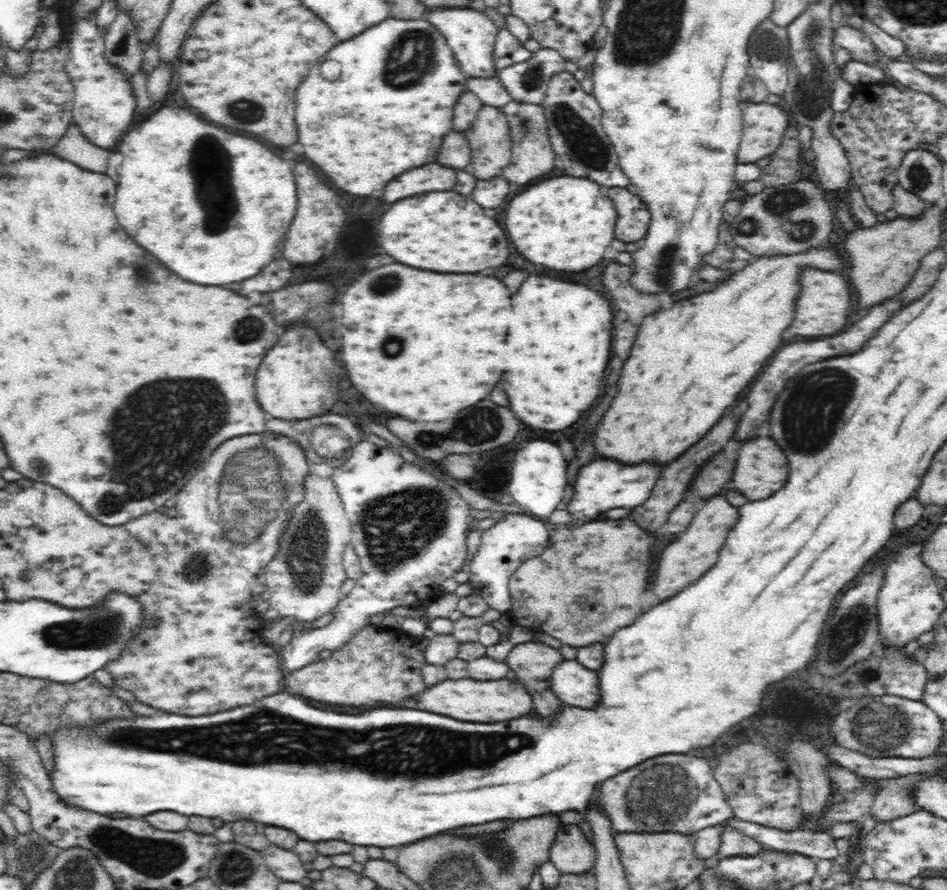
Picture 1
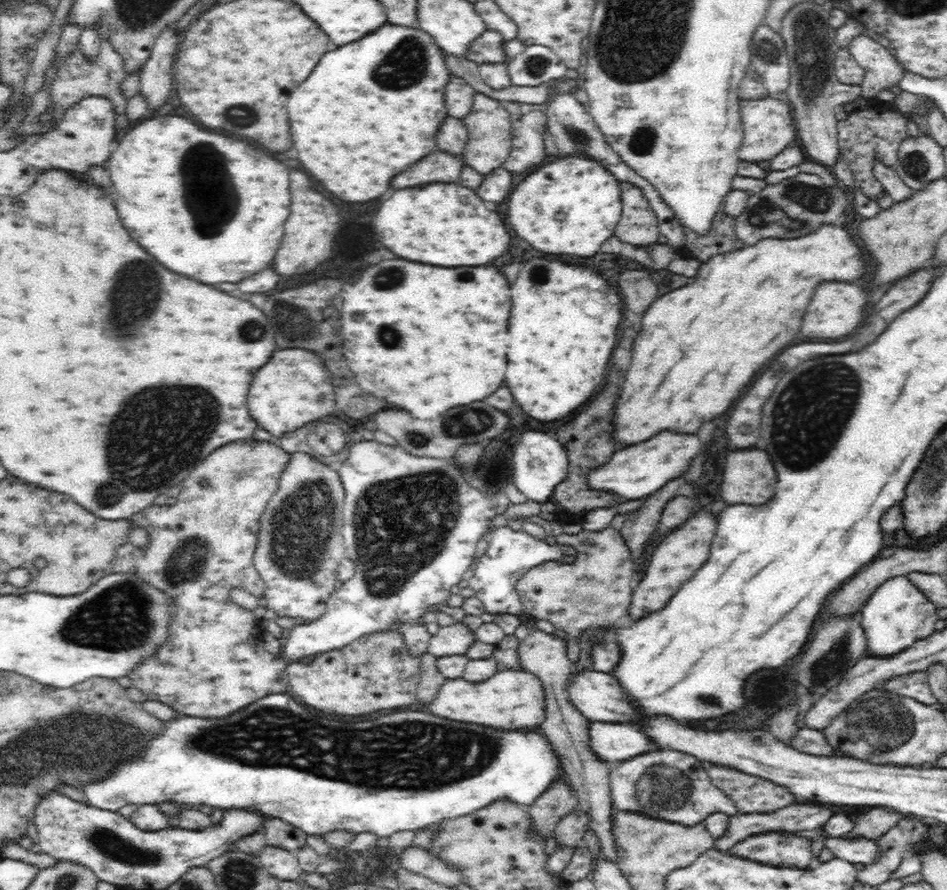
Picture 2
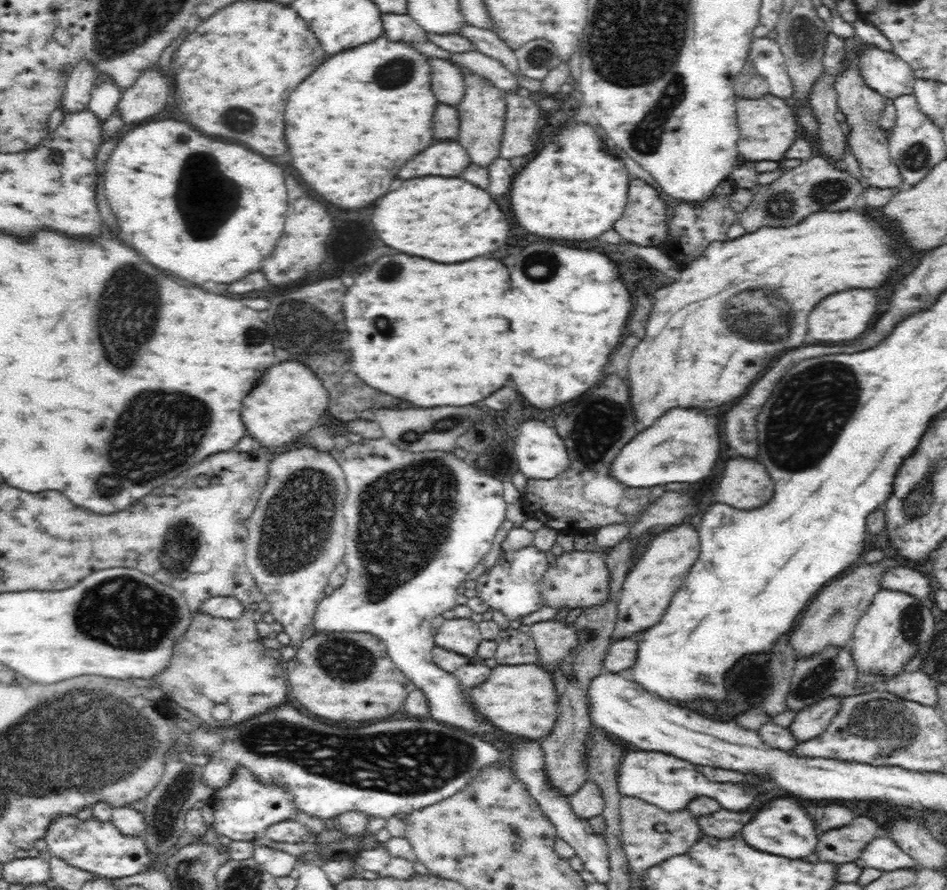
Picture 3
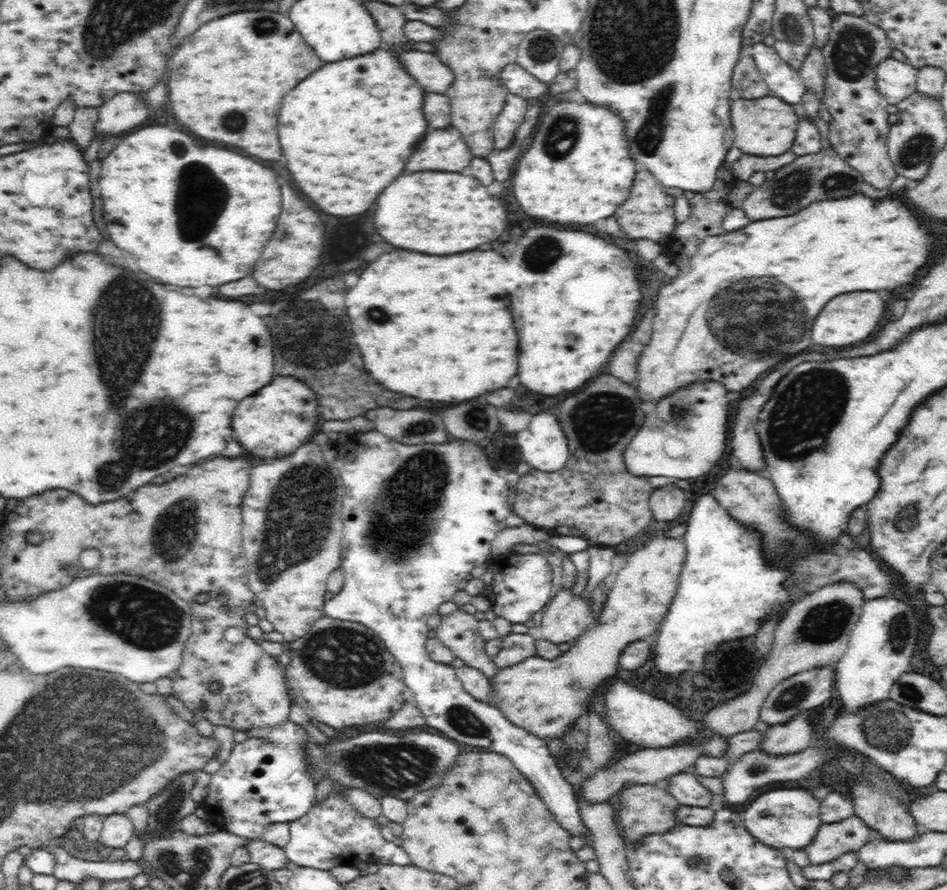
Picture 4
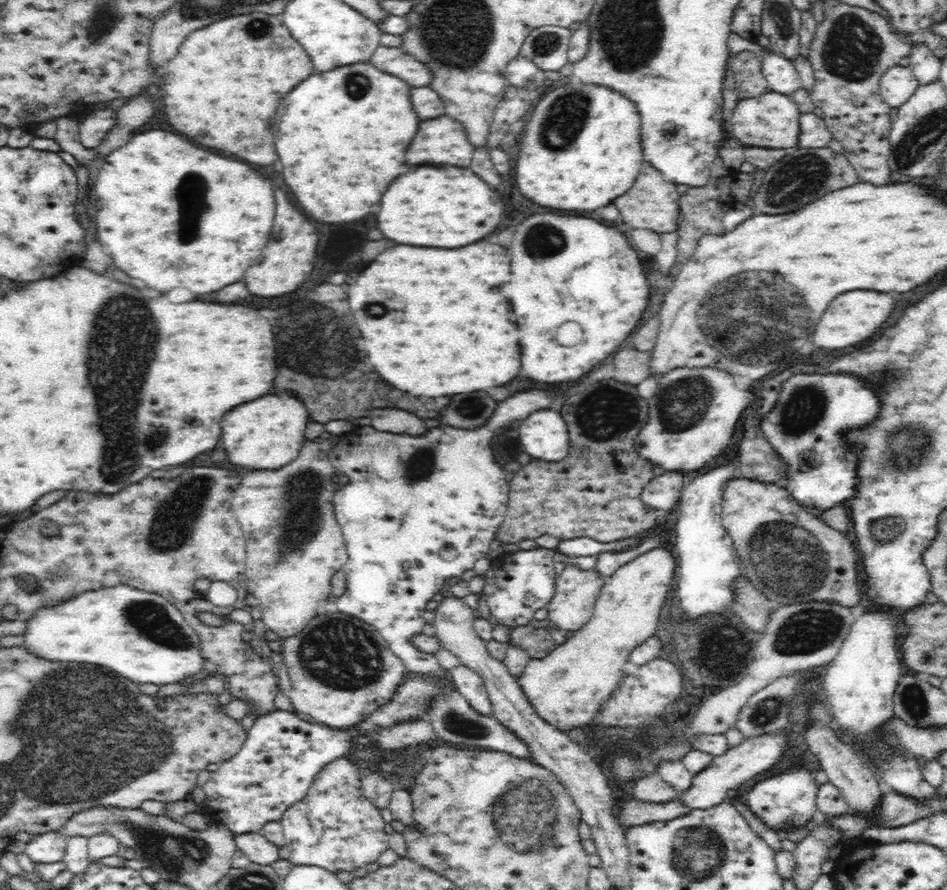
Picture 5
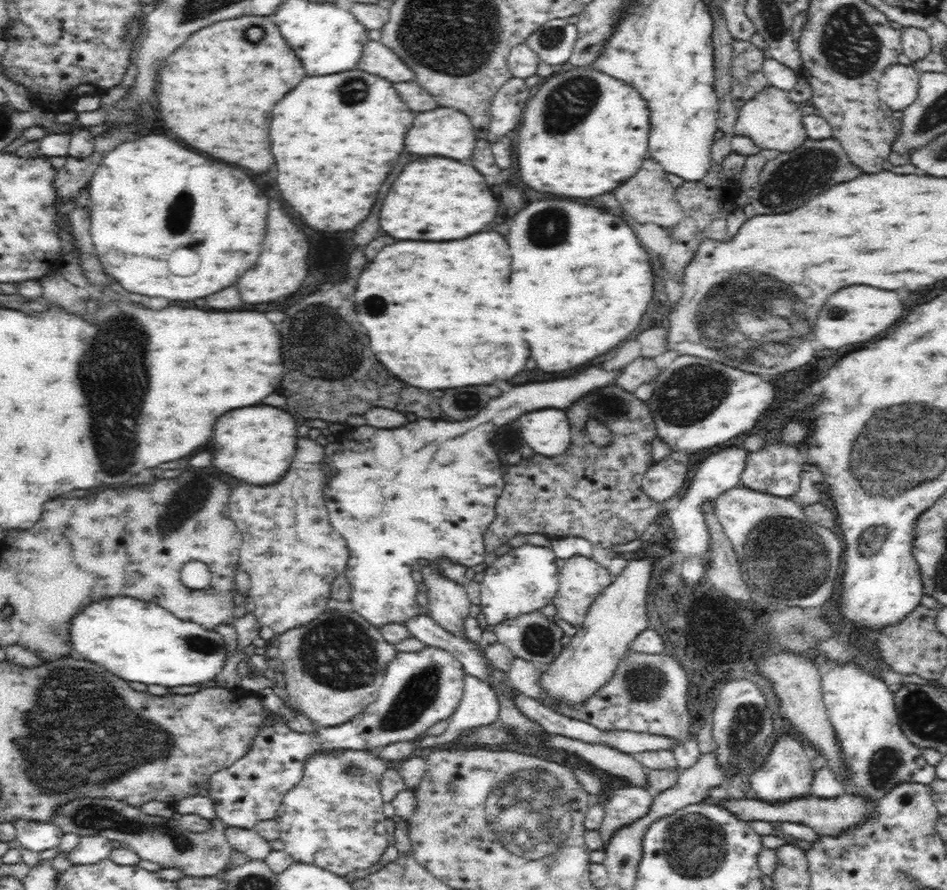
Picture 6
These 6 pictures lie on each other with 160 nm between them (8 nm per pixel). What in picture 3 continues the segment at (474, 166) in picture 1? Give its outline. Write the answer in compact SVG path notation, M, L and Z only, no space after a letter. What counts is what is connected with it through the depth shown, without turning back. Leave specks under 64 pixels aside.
M465 75L463 79L466 85L466 98L456 106L460 121L458 141L469 152L468 156L472 163L488 166L499 157L499 148L506 124L506 92L496 88L492 82L483 79L480 75Z

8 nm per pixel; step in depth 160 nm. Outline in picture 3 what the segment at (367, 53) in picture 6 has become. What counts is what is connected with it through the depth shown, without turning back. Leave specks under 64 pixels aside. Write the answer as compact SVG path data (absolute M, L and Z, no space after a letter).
M428 57L431 68L431 89L437 100L456 107L466 98L464 74L456 65L436 57Z

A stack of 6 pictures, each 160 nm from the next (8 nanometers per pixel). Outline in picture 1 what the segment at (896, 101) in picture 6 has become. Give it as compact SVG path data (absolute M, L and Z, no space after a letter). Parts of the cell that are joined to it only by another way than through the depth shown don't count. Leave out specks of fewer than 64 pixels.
M840 24L836 26L833 42L835 47L846 48L853 61L877 66L876 47L861 31Z

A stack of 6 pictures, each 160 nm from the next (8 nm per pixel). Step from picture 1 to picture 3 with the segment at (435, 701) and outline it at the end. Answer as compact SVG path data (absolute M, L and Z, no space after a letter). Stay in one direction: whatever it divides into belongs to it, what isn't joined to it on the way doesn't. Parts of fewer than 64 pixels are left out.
M536 663L496 665L483 683L472 688L464 687L464 693L476 706L474 711L484 716L482 719L519 737L540 740L553 731L559 715L559 687L554 684L550 671Z

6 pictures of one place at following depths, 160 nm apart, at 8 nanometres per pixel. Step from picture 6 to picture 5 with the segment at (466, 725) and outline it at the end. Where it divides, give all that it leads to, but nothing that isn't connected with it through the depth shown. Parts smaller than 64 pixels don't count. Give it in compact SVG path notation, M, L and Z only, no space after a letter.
M462 664L450 670L450 675L457 691L476 712L482 716L493 716L491 700L481 676Z

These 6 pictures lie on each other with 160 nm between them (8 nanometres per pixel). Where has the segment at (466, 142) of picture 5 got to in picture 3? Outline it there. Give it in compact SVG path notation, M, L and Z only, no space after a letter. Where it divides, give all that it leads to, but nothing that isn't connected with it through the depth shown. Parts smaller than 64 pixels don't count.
M458 140L434 142L414 160L406 162L398 176L404 180L414 176L460 176L471 163L468 154Z

